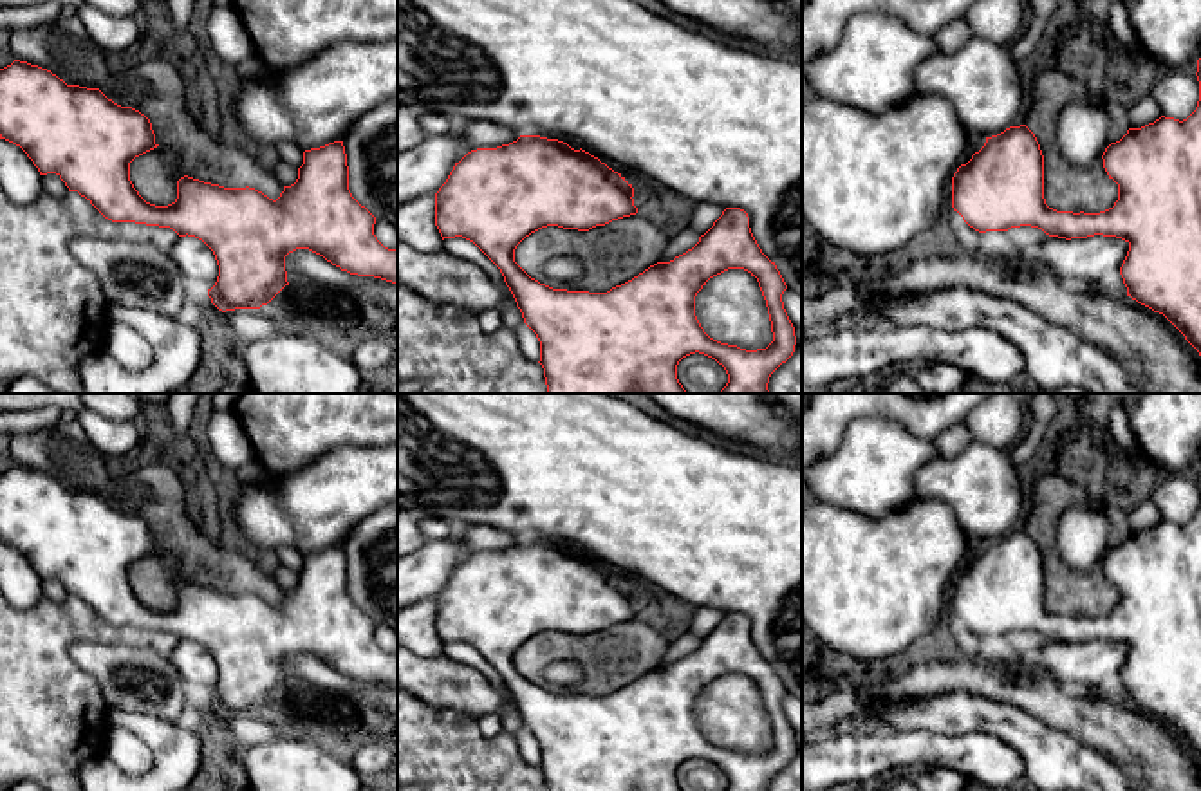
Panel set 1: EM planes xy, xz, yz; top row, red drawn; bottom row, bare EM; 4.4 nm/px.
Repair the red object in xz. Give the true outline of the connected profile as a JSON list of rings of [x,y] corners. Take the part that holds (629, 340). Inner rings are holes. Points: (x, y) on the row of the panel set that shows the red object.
[[[520,135],[509,144],[477,148],[455,163],[446,182],[435,193],[435,226],[444,238],[462,237],[473,242],[502,273],[524,323],[540,341],[540,365],[547,394],[688,394],[677,379],[677,365],[690,354],[704,354],[724,367],[728,383],[719,394],[769,394],[771,374],[786,363],[796,345],[795,327],[784,309],[782,294],[787,289],[775,262],[759,247],[749,217],[740,208],[726,208],[699,242],[670,262],[657,262],[632,280],[607,293],[553,289],[531,278],[517,262],[517,246],[531,233],[558,226],[589,231],[612,220],[638,213],[634,188],[618,172],[585,150],[574,150],[558,139]],[[728,269],[744,269],[757,278],[766,300],[773,341],[766,349],[746,350],[710,338],[695,316],[695,296],[706,282]]]

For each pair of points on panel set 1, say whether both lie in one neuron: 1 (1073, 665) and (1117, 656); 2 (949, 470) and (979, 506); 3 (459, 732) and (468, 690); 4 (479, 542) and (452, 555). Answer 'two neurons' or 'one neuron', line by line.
1: one neuron
2: one neuron
3: two neurons
4: two neurons

